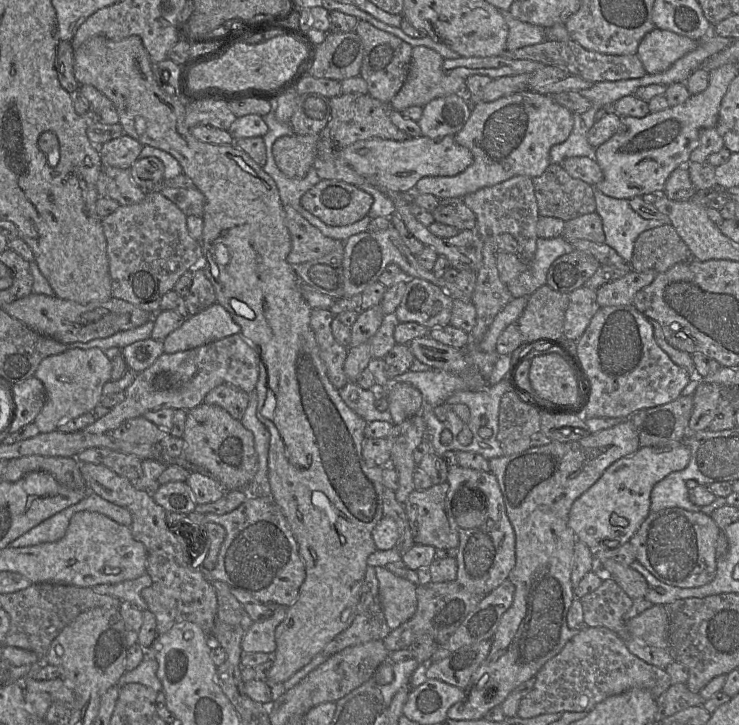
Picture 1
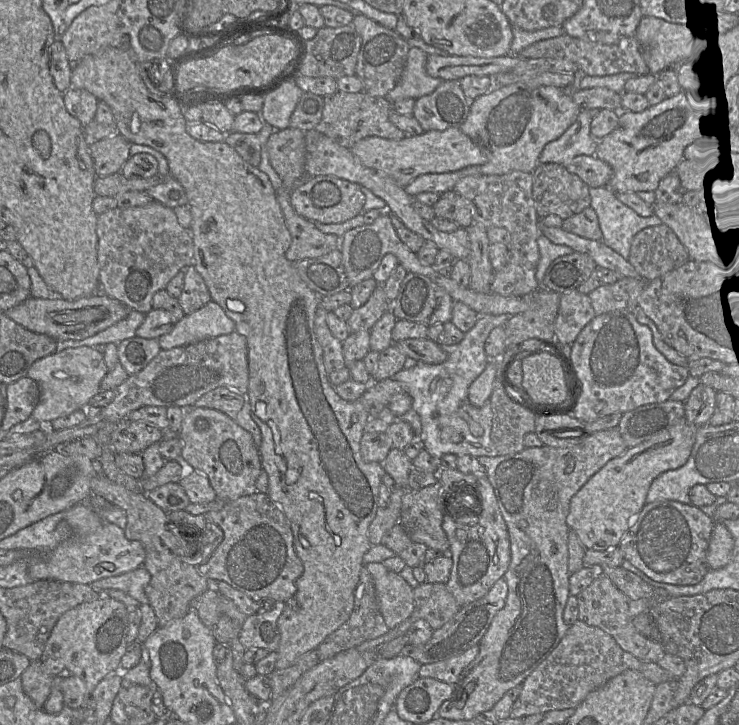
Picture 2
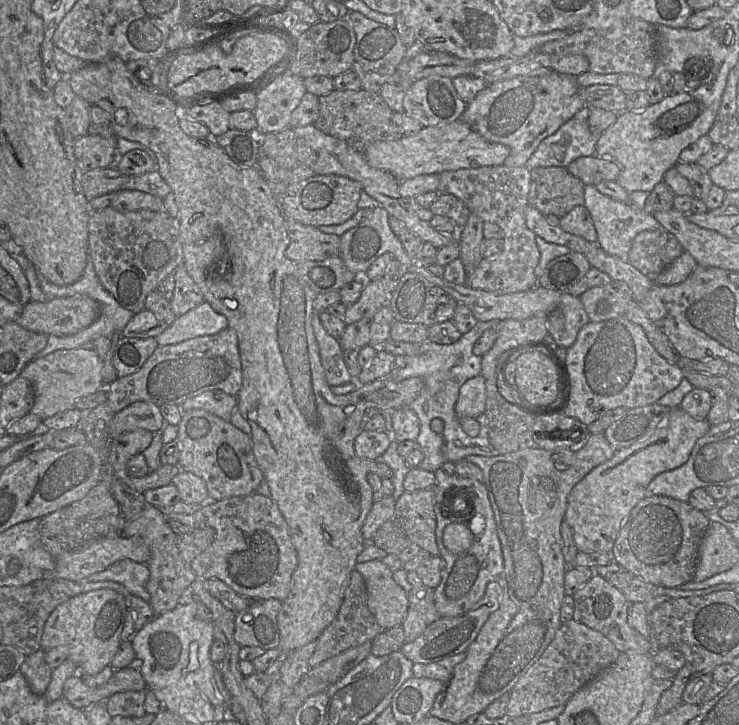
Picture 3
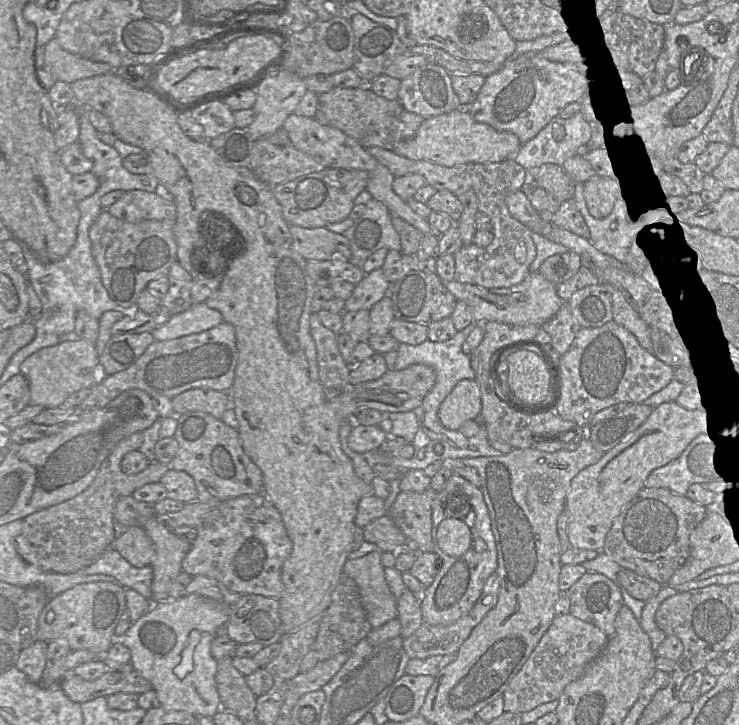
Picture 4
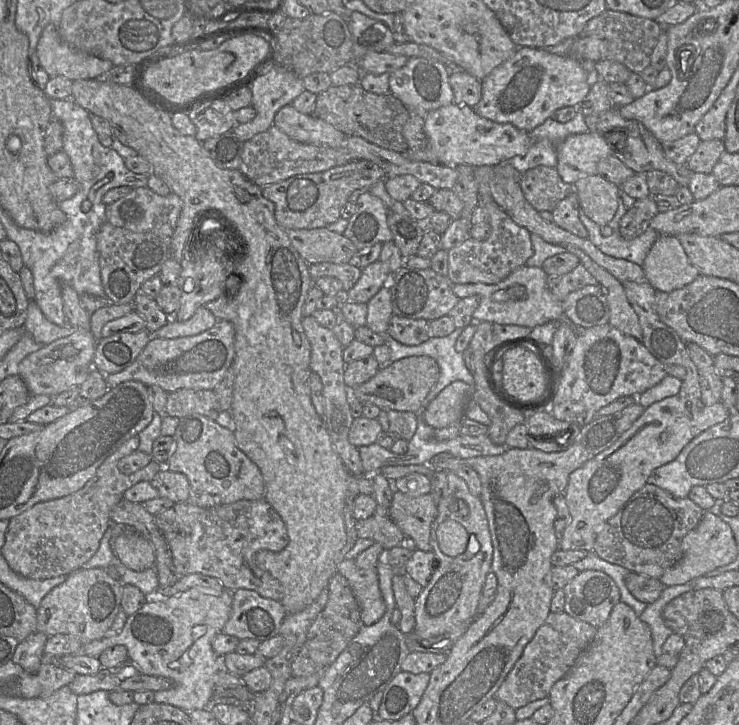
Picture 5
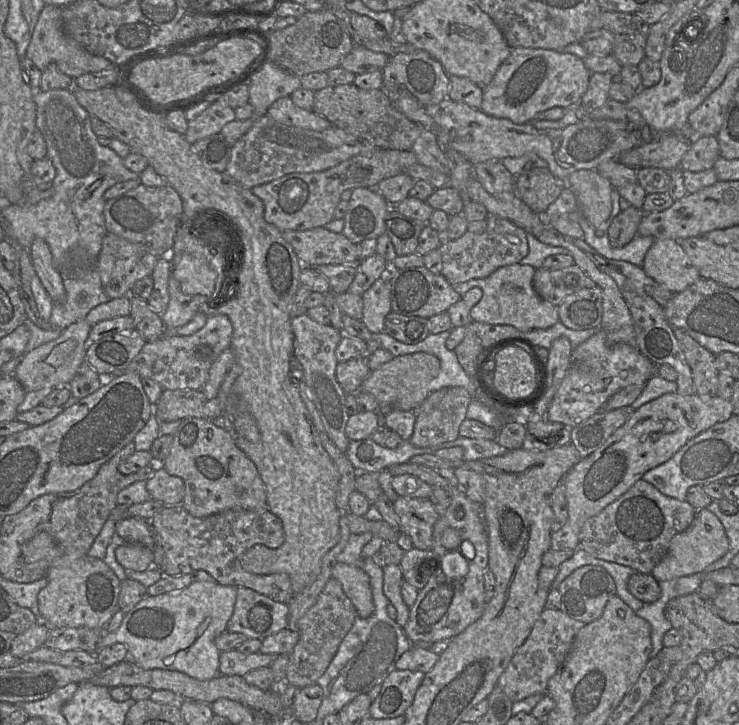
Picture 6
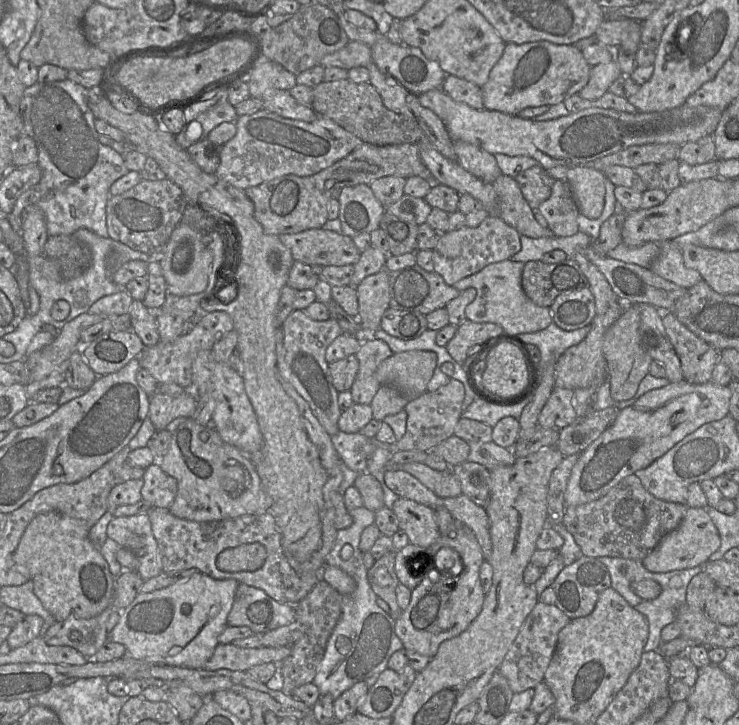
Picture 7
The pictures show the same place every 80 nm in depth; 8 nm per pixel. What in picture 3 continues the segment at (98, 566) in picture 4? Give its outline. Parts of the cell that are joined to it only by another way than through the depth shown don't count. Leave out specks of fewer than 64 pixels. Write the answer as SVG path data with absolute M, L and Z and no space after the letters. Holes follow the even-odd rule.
M122 559L113 563L102 572L90 575L89 581L114 581L122 584L132 595L142 598L149 603L147 591L149 569L146 564L140 564L130 559Z

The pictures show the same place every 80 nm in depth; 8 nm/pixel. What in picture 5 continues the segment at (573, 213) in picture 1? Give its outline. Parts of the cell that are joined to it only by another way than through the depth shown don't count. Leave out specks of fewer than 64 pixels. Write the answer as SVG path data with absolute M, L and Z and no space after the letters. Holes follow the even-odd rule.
M537 166L527 170L519 180L526 201L537 211L551 211L567 195L574 192L573 185L562 180L555 167Z

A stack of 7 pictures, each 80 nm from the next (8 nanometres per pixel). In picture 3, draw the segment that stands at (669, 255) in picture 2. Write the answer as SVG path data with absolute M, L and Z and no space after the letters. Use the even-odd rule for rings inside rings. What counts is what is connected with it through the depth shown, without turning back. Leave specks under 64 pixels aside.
M660 227L636 235L627 261L653 281L683 252L684 249L678 239L664 227Z

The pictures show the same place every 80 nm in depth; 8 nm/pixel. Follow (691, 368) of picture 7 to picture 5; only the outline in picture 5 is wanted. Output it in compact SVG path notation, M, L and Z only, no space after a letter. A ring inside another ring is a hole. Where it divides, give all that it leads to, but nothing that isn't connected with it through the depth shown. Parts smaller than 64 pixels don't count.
M693 342L686 343L686 349L697 368L702 404L710 406L719 402L722 391L722 377L718 375L714 367L714 356Z

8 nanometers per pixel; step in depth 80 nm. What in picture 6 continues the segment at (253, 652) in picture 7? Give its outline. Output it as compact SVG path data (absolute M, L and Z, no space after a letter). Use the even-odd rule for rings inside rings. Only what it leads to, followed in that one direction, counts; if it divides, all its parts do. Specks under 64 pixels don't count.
M237 649L223 651L219 655L219 671L223 675L243 677L252 670L269 667L276 657L277 655L260 652L244 654Z

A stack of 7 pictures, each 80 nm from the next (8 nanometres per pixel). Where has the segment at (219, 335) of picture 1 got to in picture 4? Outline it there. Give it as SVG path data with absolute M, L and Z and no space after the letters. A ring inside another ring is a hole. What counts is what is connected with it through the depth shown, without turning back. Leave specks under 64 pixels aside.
M203 302L171 316L164 325L156 327L151 334L156 341L172 340L210 330L222 322L224 322L222 314Z

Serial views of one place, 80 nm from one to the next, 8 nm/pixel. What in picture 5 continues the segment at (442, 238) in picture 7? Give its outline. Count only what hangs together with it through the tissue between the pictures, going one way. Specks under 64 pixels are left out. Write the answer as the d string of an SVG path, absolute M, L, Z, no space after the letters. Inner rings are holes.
M508 162L477 166L474 167L473 171L478 189L478 205L482 206L489 215L491 233L485 240L468 237L461 244L448 250L448 273L446 277L451 284L496 284L508 277L517 268L524 266L533 255L531 233L526 228L516 224L491 195L491 186L494 180L513 178L519 181L522 173Z

